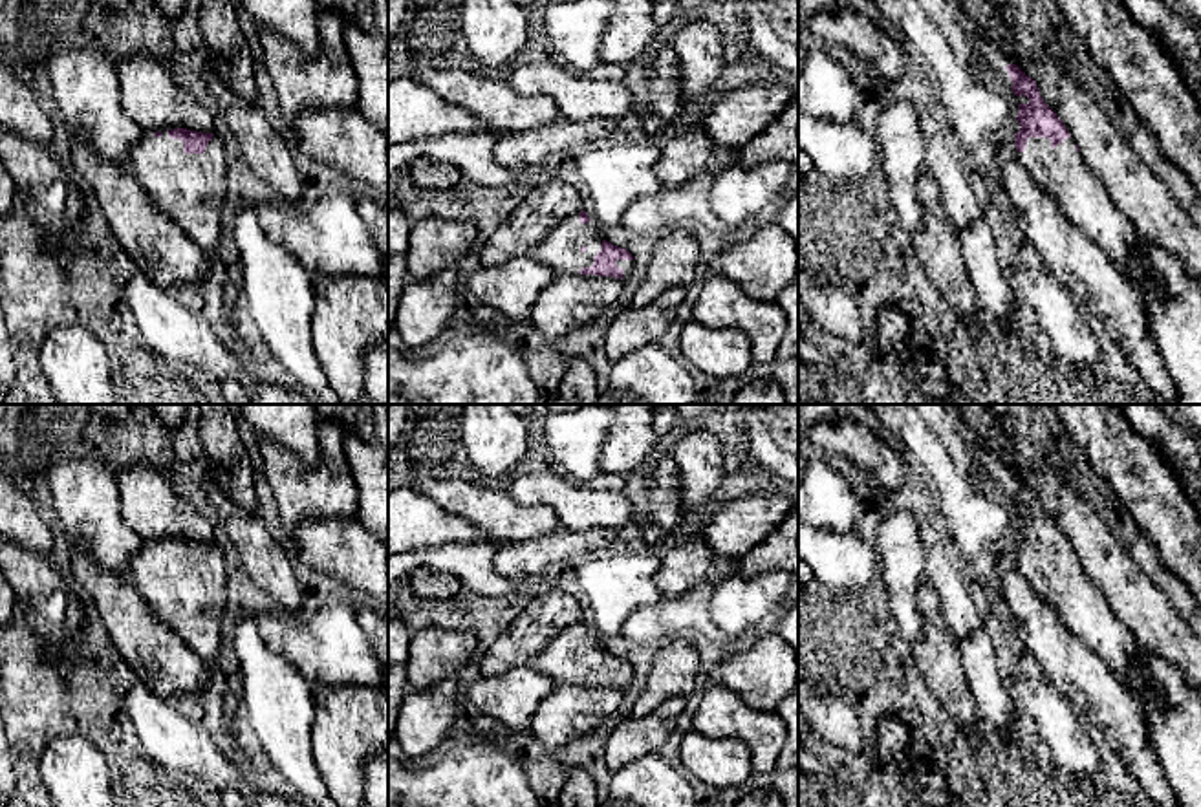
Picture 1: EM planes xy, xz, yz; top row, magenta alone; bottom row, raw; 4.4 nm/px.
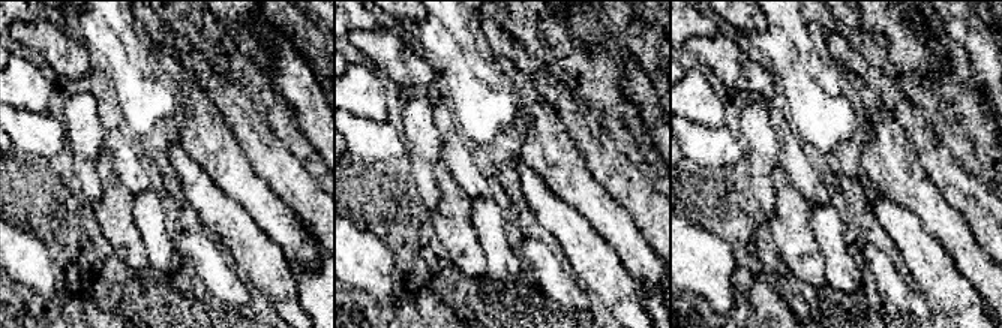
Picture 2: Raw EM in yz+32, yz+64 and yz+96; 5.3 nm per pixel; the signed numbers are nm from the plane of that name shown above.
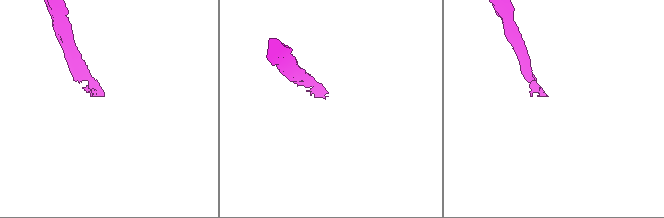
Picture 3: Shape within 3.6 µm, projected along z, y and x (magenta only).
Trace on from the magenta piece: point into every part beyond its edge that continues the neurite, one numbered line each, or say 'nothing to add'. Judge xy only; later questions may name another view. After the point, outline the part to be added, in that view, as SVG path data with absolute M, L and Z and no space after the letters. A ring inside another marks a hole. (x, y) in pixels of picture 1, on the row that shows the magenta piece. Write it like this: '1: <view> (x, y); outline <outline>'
1: xy (189, 189); outline M146 130L130 150L130 168L156 209L201 251L220 245L227 161L218 134L203 154L185 154L183 141Z

